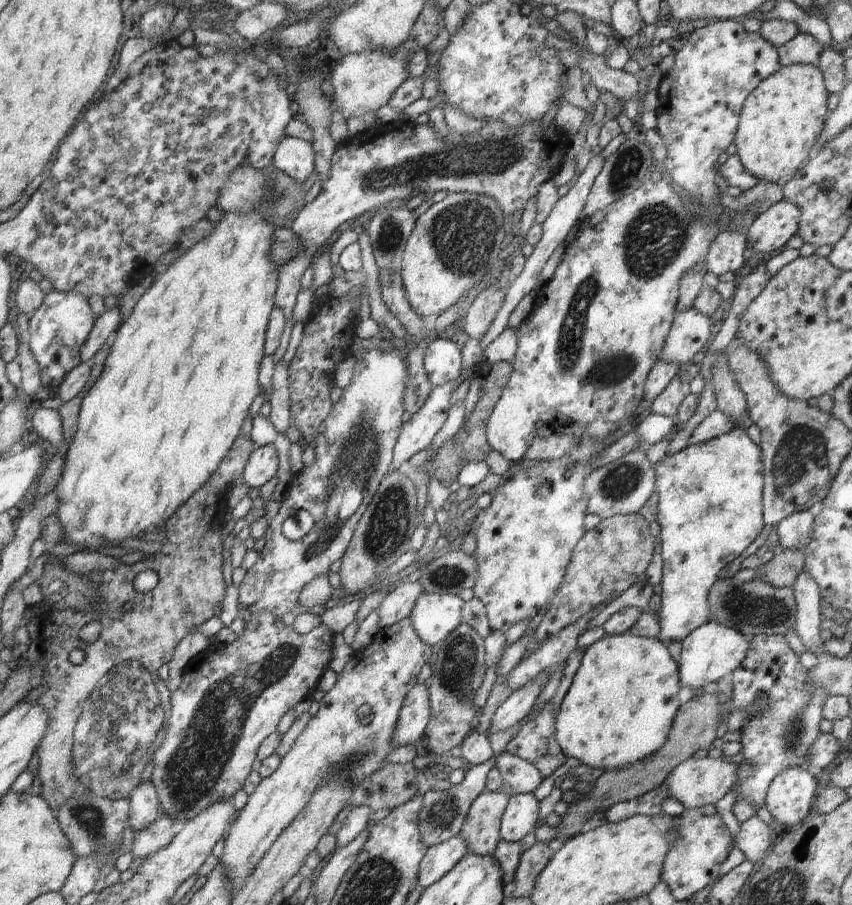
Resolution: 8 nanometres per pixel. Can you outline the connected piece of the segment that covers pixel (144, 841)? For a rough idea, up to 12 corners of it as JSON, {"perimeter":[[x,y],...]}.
{"perimeter":[[168,816],[134,835],[130,852],[144,859],[175,837]]}

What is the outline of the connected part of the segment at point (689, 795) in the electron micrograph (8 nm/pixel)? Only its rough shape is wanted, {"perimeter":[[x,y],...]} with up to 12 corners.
{"perimeter":[[725,756],[689,758],[664,779],[686,809],[715,805],[737,766]]}

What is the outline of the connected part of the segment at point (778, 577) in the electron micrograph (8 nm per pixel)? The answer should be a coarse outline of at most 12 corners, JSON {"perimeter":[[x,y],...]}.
{"perimeter":[[804,548],[784,549],[756,569],[754,580],[793,588]]}

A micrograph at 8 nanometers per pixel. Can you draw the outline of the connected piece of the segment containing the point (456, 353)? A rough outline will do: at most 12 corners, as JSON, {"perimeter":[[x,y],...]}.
{"perimeter":[[429,342],[423,363],[433,386],[462,370],[458,344]]}

